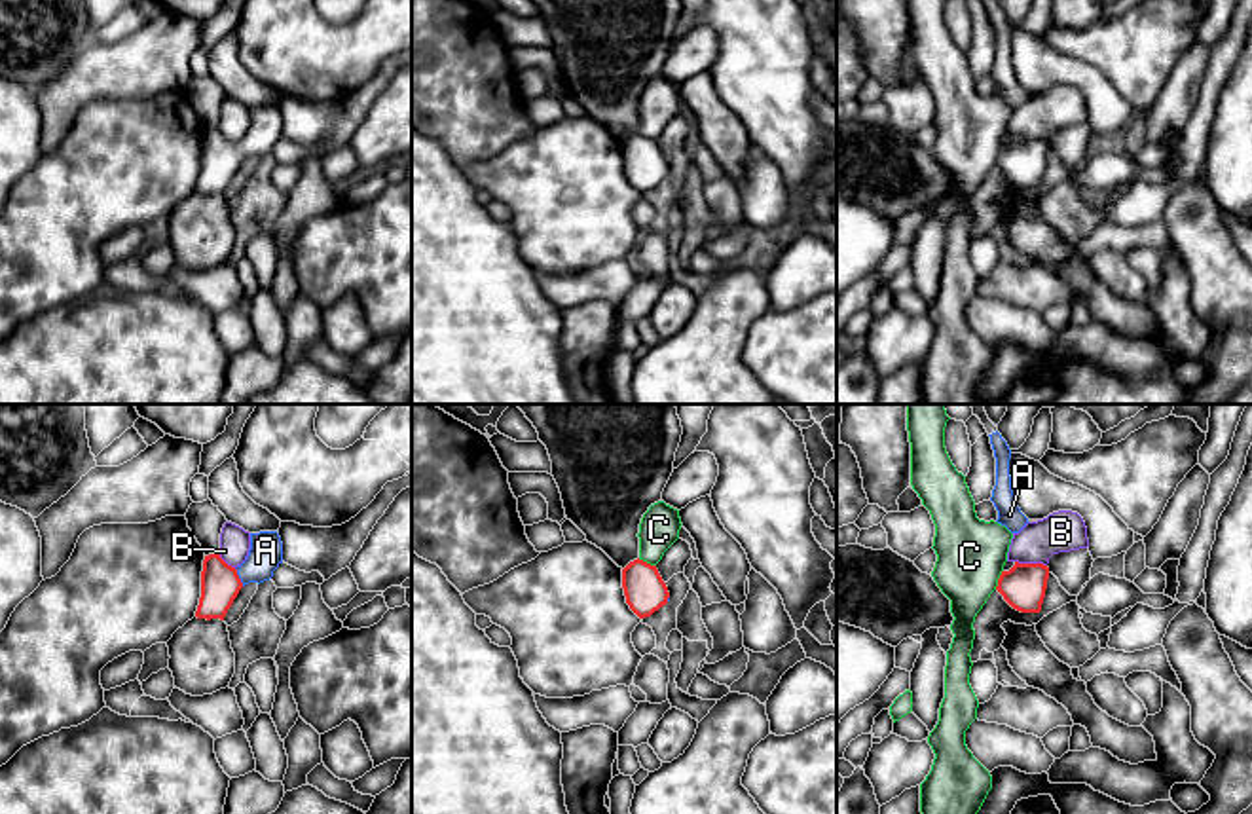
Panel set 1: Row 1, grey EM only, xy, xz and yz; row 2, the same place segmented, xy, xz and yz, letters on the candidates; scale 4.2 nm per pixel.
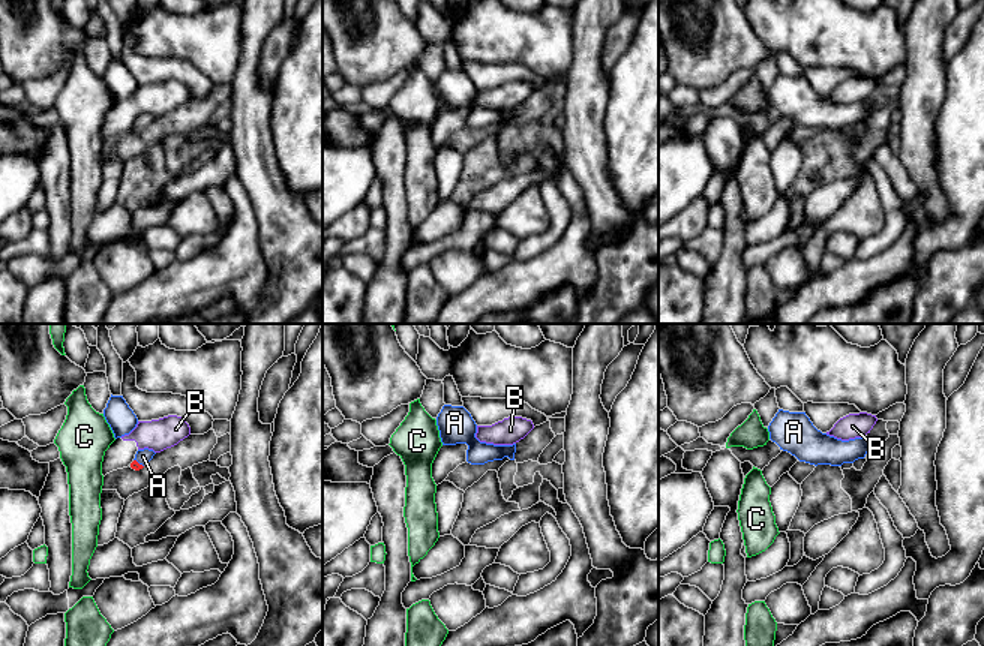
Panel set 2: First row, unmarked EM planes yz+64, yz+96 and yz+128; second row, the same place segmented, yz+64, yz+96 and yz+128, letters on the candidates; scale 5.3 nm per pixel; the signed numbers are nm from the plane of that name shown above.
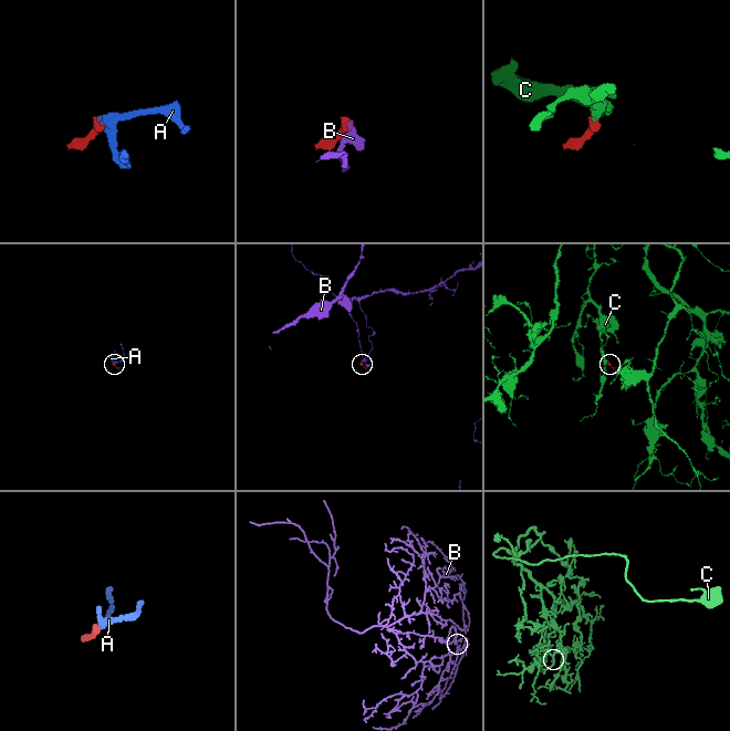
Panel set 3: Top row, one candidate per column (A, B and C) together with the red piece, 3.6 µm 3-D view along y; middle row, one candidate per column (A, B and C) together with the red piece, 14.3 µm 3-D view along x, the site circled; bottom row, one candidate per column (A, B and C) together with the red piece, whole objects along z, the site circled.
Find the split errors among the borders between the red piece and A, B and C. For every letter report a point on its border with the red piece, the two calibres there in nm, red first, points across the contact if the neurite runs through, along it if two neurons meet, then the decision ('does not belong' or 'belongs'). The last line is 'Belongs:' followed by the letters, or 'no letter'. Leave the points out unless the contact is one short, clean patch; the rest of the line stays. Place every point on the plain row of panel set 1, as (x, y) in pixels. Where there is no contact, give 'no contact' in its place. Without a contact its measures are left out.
A: contact xy (238, 152); calibres 160 and 140 nm; way xy (220, 158), (238, 152), (266, 126); belongs
B: contact yz (1031, 139); calibres 190 and 180 nm; border yz (1015, 135), (1046, 141); does not belong
C: contact yz (998, 154); calibres 190 and 300 nm; border yz (1002, 145), (994, 164); does not belong
Belongs: A

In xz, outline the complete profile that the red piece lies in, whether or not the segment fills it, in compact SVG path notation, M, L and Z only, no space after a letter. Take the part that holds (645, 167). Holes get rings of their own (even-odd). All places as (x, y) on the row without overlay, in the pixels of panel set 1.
M634 135L622 144L626 178L639 192L651 192L668 178L670 167L656 140Z

